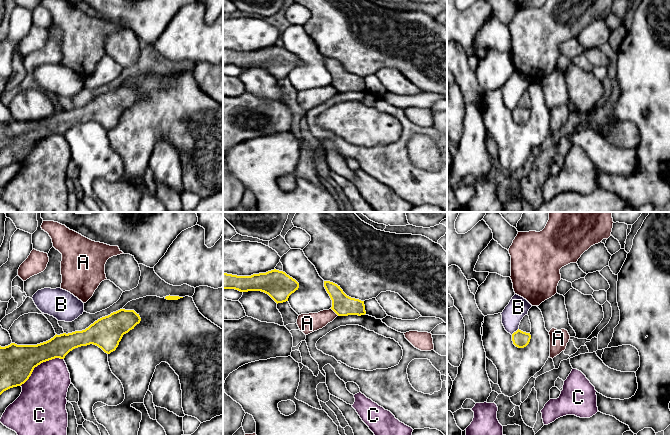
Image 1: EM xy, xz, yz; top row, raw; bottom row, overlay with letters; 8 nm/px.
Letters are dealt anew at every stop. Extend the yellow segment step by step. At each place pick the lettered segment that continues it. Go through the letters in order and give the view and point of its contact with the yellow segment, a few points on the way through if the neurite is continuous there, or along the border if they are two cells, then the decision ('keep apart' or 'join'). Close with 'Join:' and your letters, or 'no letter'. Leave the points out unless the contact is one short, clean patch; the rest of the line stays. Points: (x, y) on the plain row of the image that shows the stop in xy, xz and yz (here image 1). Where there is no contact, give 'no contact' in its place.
A: xz (335, 88) | along xz (331, 84), (338, 91) | keep apart
B: yz (514, 108) | along yz (518, 104), (511, 110) | keep apart
C: xy (39, 140) | keep apart
Join: no letter

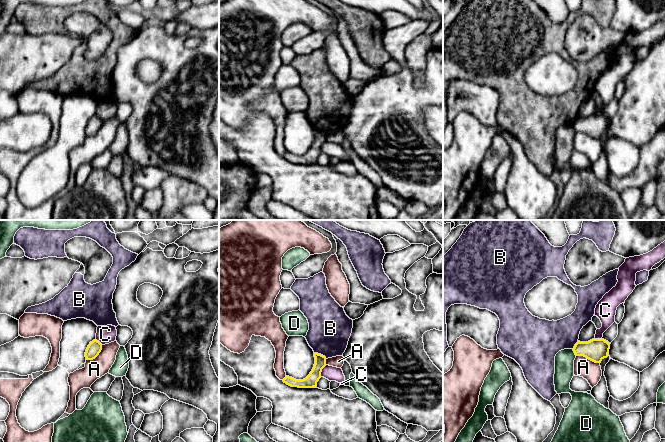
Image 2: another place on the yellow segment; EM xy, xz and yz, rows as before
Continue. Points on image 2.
A: yz (588, 134) | keep apart
B: xz (320, 130) | along xz (314, 128), (320, 129), (326, 134) | keep apart
C: xz (321, 147) | along xz (326, 141), (322, 145), (320, 152) | keep apart
D: yz (574, 128) | keep apart
Join: no letter

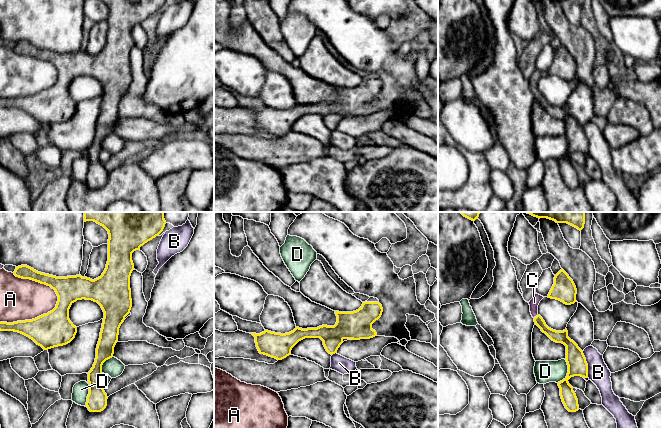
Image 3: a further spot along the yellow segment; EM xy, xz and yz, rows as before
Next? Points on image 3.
A: xy (35, 94) | keep apart
B: yz (587, 140) | keep apart
C: yz (536, 92) | across yz (557, 112), (550, 109), (536, 92), (534, 78) | join
D: yz (568, 148) | keep apart
Join: C

